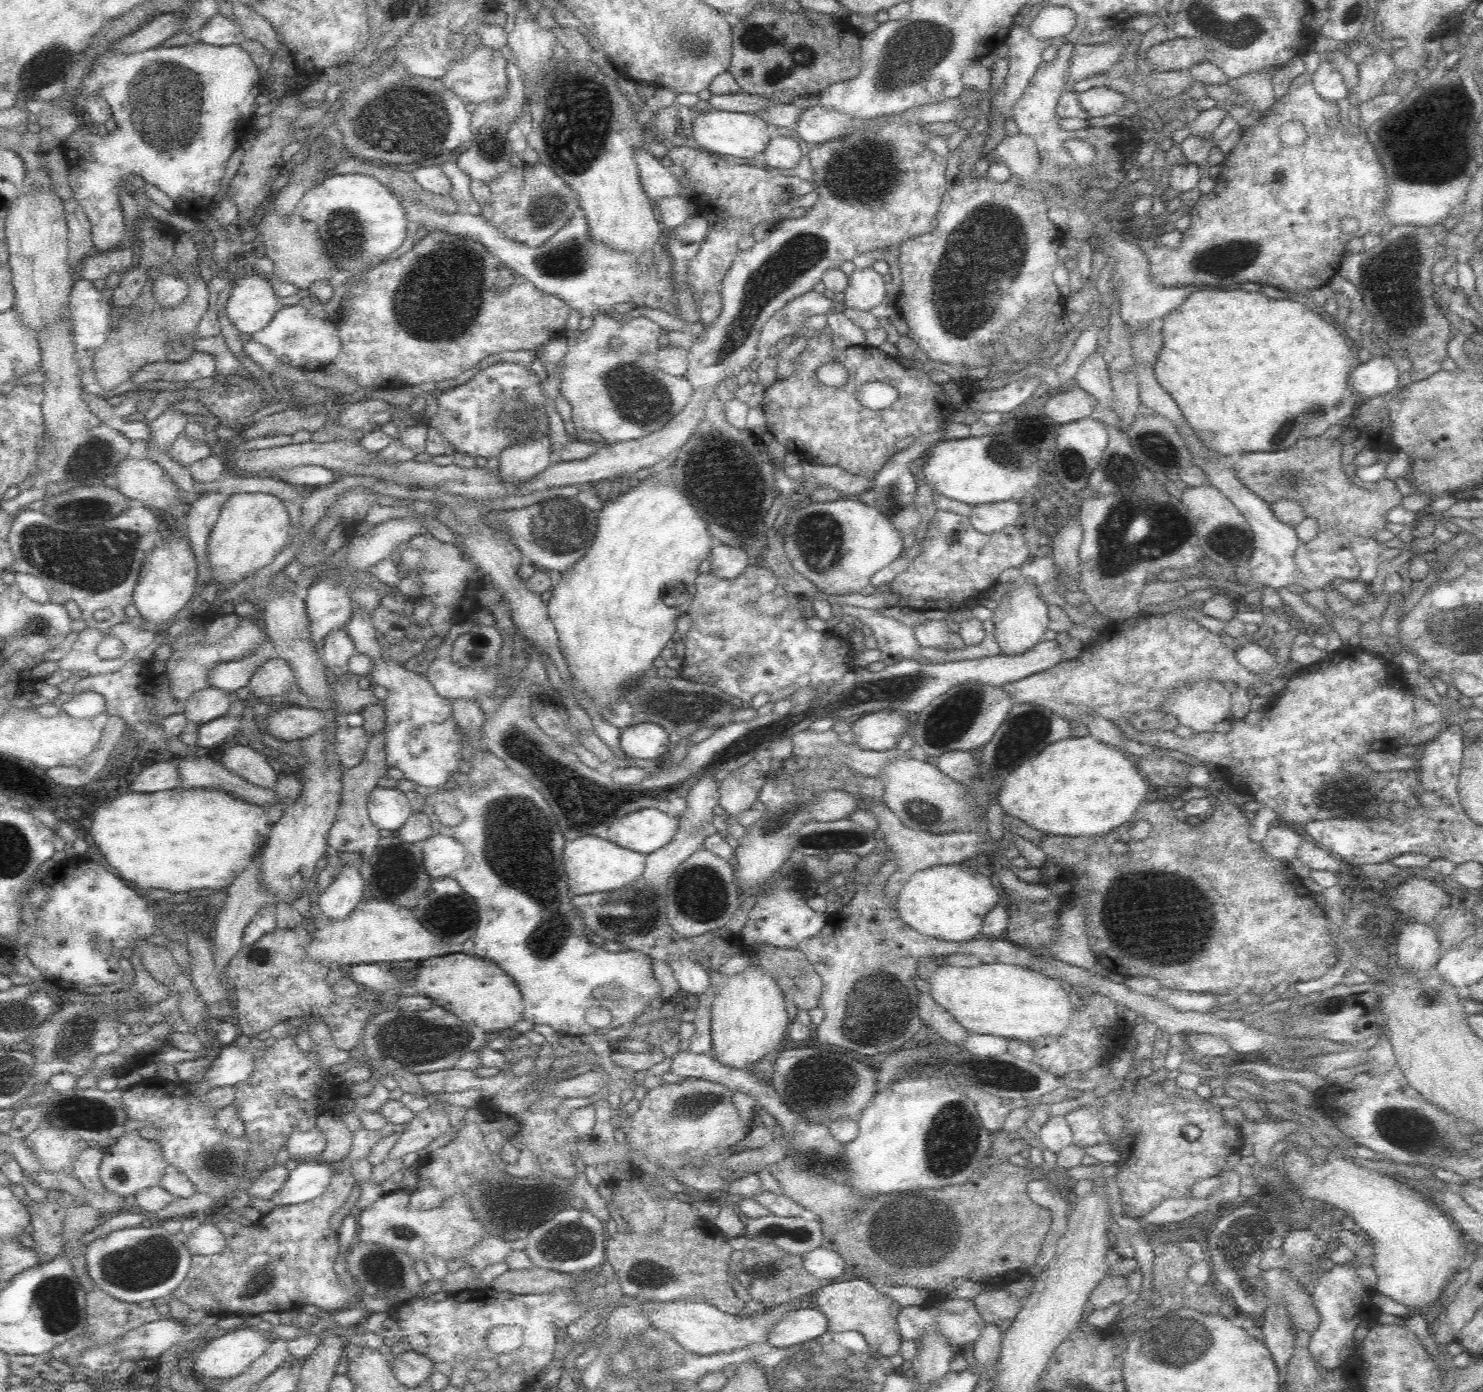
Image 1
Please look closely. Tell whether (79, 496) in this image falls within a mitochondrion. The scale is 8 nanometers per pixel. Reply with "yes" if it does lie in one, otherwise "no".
yes

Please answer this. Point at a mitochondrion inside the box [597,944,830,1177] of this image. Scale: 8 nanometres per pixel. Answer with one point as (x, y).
(698, 1104)

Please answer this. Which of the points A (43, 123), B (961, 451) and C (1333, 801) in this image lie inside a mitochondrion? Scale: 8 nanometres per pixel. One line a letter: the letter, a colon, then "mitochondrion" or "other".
A: other
B: other
C: mitochondrion

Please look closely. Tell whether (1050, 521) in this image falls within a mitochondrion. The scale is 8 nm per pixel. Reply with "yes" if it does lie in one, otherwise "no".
no

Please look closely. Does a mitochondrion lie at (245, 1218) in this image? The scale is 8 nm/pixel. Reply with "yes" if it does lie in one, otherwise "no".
no

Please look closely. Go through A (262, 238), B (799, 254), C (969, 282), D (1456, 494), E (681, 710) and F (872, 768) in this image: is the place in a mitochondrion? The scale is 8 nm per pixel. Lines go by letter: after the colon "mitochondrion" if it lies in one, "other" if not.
A: other
B: mitochondrion
C: mitochondrion
D: other
E: mitochondrion
F: other

